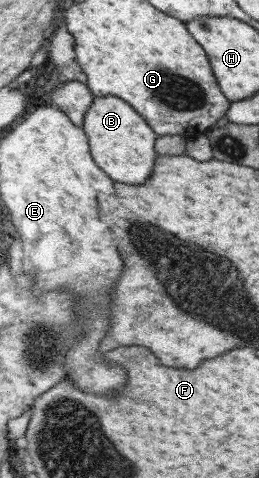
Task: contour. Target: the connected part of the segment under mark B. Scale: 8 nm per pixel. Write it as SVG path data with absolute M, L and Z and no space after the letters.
M114 95L94 97L86 109L83 129L88 137L89 149L95 163L115 182L141 185L154 166L157 134L125 100Z

